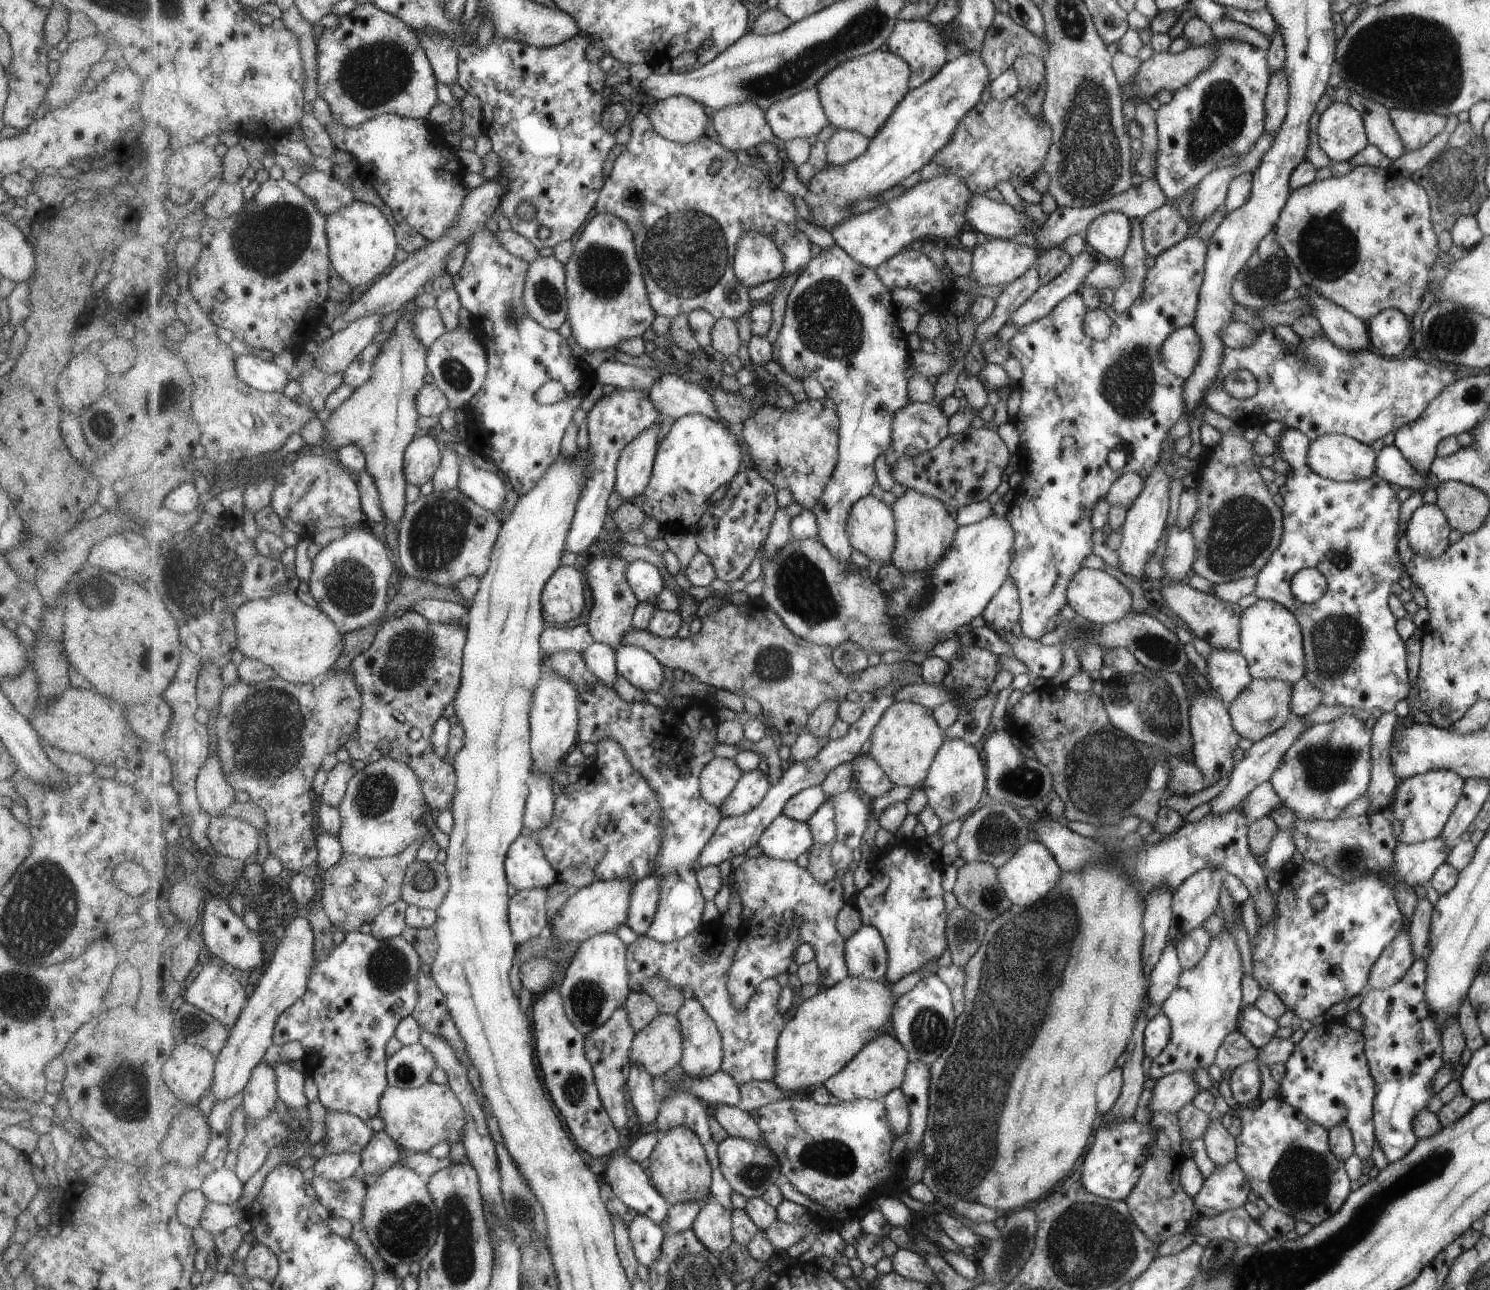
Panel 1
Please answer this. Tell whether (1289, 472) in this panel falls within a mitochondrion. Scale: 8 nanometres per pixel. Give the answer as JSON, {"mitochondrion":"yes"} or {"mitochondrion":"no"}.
{"mitochondrion":"no"}

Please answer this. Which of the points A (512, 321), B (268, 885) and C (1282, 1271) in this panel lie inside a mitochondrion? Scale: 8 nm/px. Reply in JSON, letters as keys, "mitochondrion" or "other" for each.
{"A":"mitochondrion","B":"other","C":"mitochondrion"}

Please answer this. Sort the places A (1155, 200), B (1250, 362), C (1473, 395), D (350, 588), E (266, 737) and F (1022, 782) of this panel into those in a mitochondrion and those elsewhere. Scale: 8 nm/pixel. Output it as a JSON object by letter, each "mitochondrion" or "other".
{"A":"other","B":"other","C":"mitochondrion","D":"mitochondrion","E":"mitochondrion","F":"mitochondrion"}

